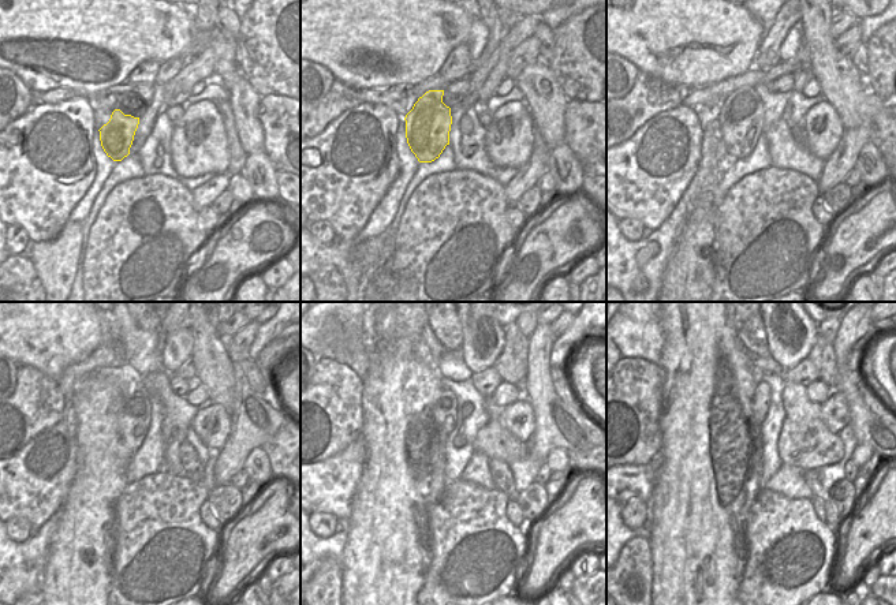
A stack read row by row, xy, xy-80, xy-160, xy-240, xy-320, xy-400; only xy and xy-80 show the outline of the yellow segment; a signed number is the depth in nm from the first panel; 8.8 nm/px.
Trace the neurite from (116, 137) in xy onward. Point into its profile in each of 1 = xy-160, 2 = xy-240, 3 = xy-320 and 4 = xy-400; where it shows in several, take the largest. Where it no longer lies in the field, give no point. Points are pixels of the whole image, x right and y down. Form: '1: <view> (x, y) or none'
1: xy-160 (740, 119)
2: xy-240 (134, 415)
3: xy-320 (445, 409)
4: xy-400 (762, 395)

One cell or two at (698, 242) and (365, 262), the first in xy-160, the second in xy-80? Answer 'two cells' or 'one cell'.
two cells

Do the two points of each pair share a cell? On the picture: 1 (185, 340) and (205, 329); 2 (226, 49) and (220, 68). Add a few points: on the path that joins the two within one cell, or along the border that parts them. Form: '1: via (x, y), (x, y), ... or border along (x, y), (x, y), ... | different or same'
1: border along (189, 328), (193, 336), (190, 359) | different
2: via (226, 53), (224, 64) | same

